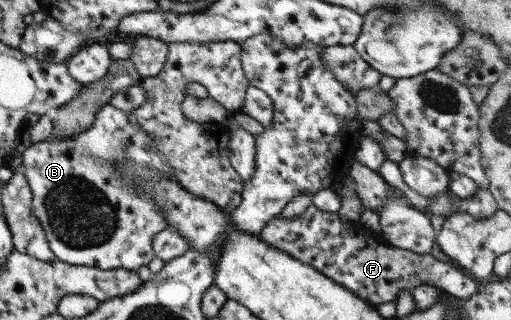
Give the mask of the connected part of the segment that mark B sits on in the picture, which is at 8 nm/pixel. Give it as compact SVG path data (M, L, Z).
M107 102L94 115L87 130L67 139L46 139L30 144L21 155L21 171L32 194L32 213L43 229L49 250L55 260L68 265L90 266L101 270L125 269L137 271L154 258L152 236L167 227L164 212L158 204L140 190L138 180L124 182L114 172L114 162L125 157L151 169L154 173L175 179L172 168L158 152L152 150L150 138L136 124L129 123L127 112L117 110Z

